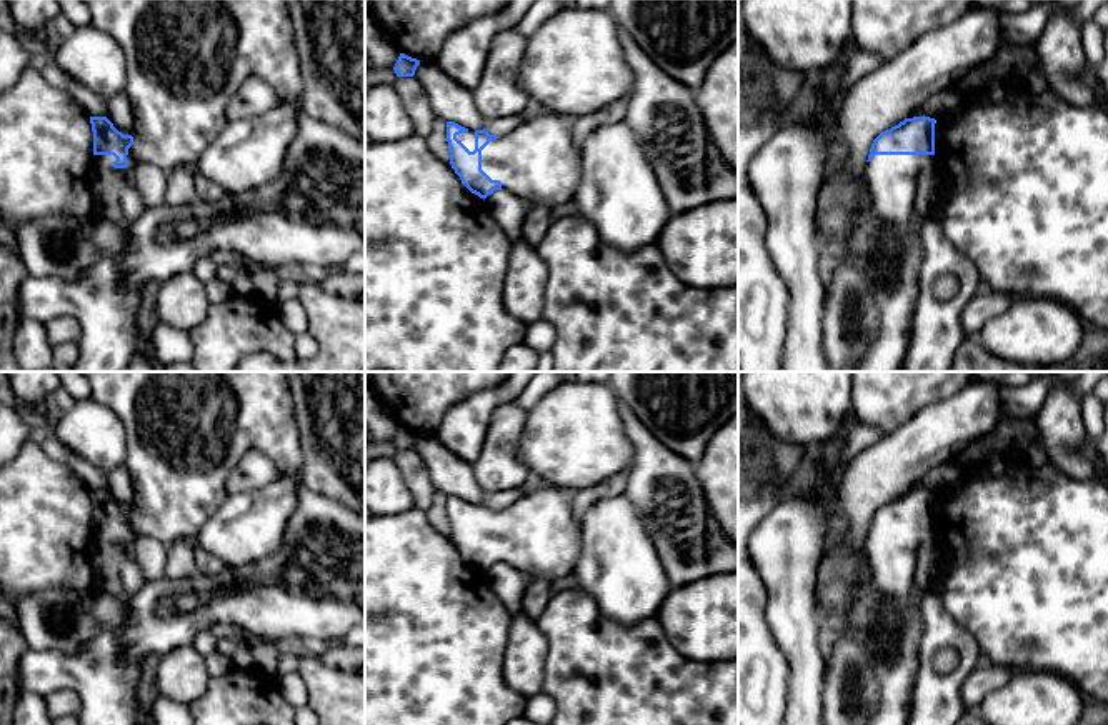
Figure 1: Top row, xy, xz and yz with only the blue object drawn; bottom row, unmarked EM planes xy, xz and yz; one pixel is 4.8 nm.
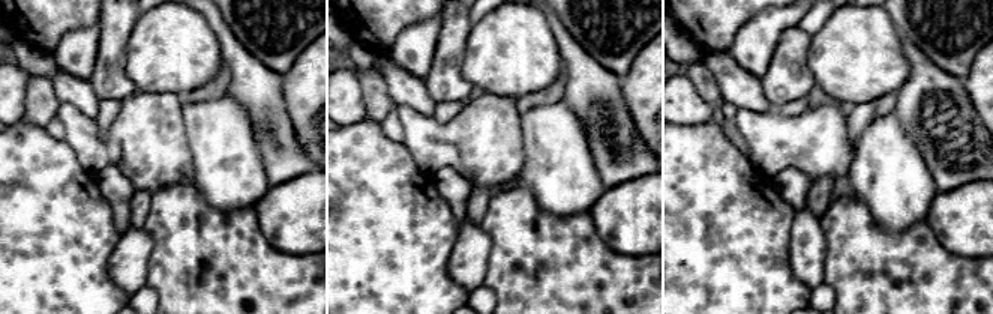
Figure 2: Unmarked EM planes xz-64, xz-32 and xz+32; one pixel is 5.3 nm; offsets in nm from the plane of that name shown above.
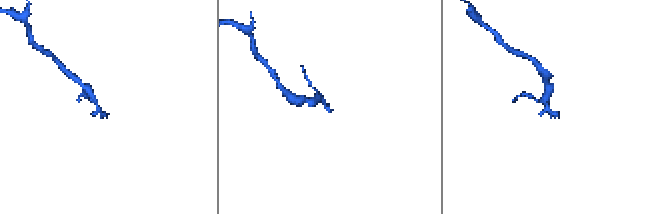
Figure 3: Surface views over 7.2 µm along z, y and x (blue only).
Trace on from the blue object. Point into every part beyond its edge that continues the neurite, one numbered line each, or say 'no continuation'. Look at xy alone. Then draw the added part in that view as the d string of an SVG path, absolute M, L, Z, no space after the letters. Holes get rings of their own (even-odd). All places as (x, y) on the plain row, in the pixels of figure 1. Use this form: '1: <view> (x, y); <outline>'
1: xy (185, 432); M80 372L90 383L92 398L113 410L127 433L125 467L133 485L127 542L115 542L113 528L93 528L97 542L122 547L133 555L140 537L165 547L178 538L195 538L203 523L225 502L227 480L250 450L263 452L287 475L297 475L302 462L300 432L285 372Z

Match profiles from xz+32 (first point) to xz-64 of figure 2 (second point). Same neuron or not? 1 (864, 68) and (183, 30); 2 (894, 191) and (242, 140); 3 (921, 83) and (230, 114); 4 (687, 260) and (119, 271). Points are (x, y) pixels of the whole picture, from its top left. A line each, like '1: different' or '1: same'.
1: same
2: same
3: different
4: different

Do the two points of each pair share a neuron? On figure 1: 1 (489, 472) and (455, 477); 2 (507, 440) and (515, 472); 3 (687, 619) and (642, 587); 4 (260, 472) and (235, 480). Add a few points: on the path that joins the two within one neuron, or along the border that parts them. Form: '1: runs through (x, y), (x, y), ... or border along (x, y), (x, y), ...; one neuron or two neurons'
1: border along (472, 465), (475, 480), (487, 494); two neurons
2: runs through (507, 449), (507, 464); one neuron
3: border along (673, 589), (655, 615); two neurons
4: runs through (254, 472), (242, 479); one neuron

